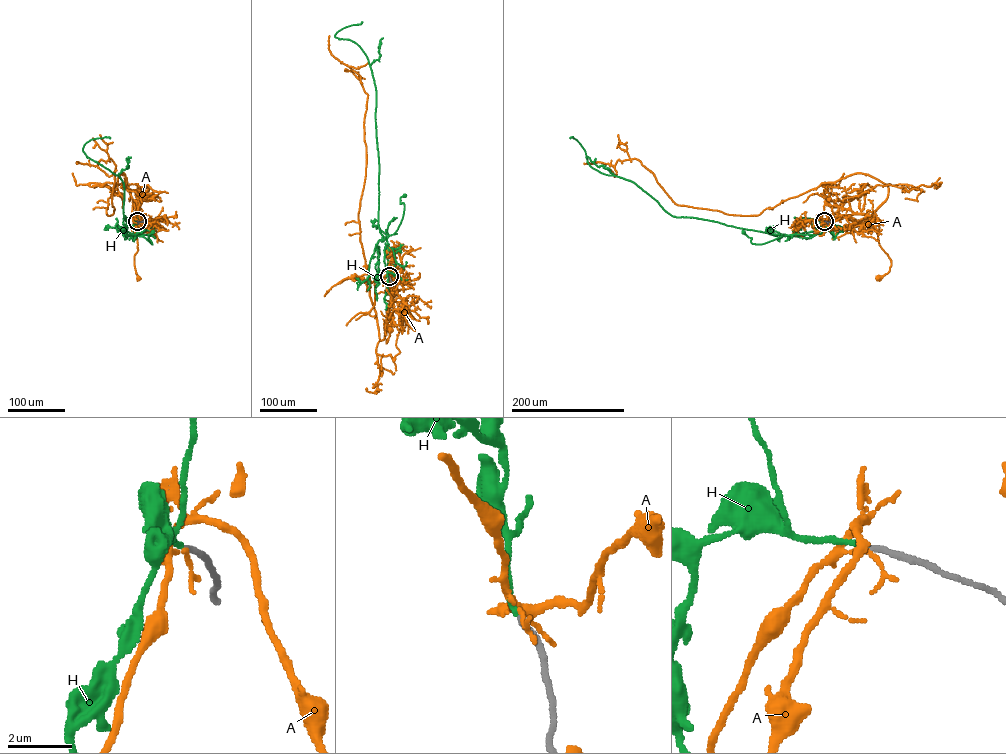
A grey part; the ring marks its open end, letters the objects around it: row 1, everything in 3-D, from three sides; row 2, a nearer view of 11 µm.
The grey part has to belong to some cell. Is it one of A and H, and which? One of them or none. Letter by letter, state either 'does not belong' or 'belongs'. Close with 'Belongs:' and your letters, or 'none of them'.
A: does not belong
H: belongs
Belongs: H

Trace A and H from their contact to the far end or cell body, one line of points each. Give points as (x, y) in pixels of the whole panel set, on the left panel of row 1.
A: (137, 221), (142, 225), (141, 217), (135, 214), (138, 249), (134, 265), (139, 278)
H: (137, 221), (132, 238), (135, 235), (143, 237), (152, 244), (148, 234), (152, 232)

